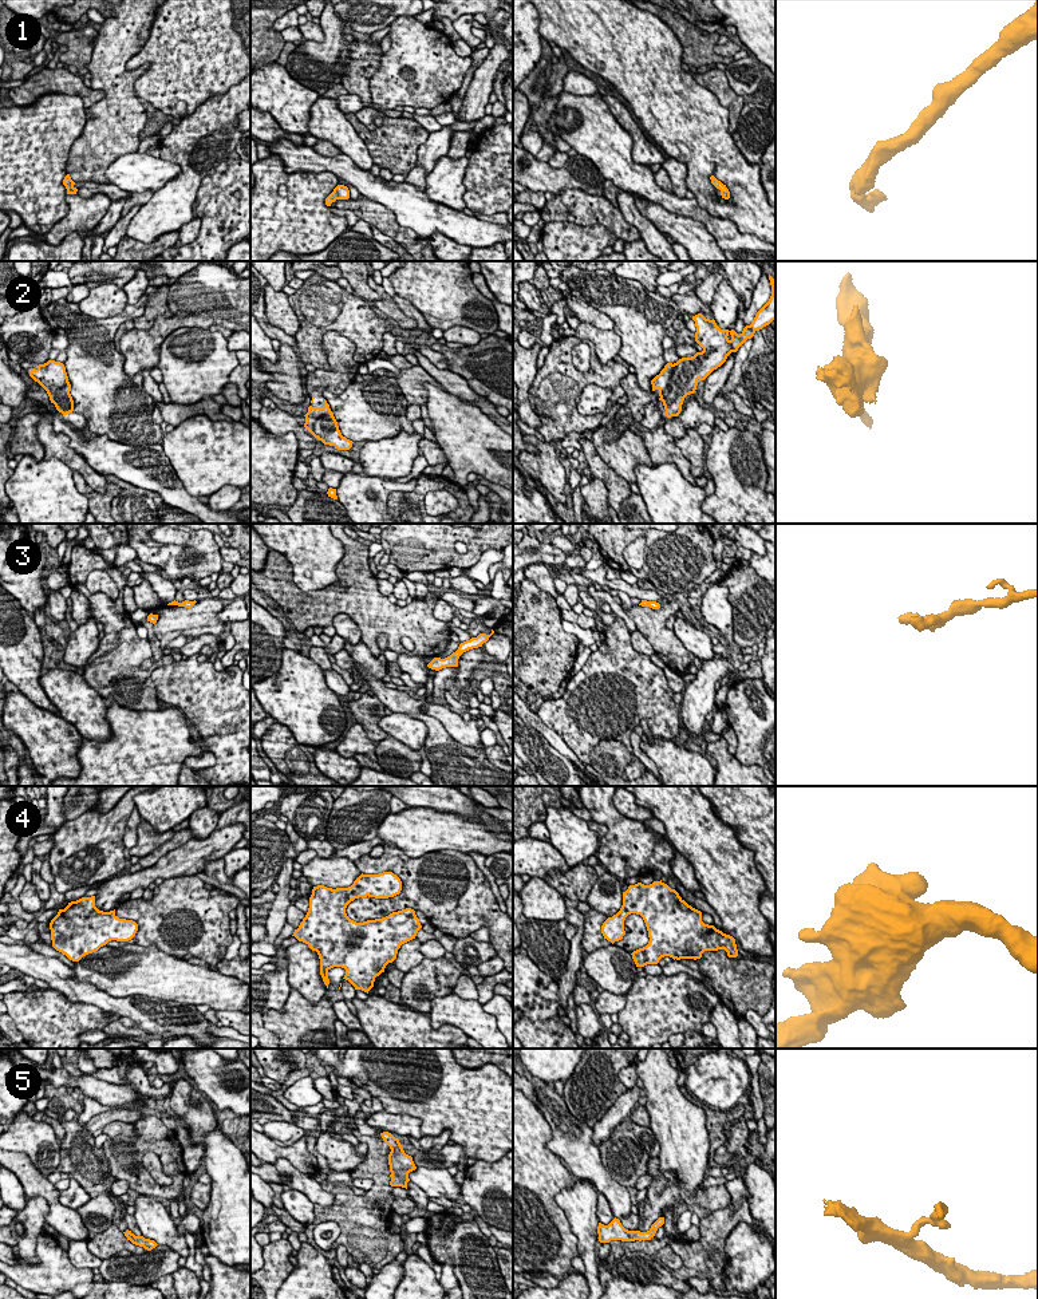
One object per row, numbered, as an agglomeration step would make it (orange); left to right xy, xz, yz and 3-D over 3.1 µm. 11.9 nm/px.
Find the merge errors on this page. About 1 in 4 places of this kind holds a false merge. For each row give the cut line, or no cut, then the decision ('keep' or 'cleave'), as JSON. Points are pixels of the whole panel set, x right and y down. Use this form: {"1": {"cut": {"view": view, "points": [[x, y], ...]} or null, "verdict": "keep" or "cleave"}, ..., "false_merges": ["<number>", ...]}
{"1": {"cut": null, "verdict": "keep"}, "2": {"cut": {"view": "yz", "points": [[677, 363], [669, 385], [659, 395]]}, "verdict": "cleave"}, "3": {"cut": null, "verdict": "keep"}, "4": {"cut": null, "verdict": "keep"}, "5": {"cut": null, "verdict": "keep"}, "false_merges": ["2"]}

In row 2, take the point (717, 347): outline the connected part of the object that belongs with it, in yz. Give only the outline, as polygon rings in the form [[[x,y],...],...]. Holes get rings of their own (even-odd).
[[[770,275],[769,280],[771,285],[769,301],[739,335],[734,329],[721,329],[714,319],[706,319],[702,313],[692,316],[696,327],[695,341],[703,351],[676,362],[668,386],[659,398],[663,402],[667,418],[678,416],[684,398],[695,392],[700,380],[705,380],[714,370],[721,367],[727,356],[737,352],[757,331],[775,320],[775,280]]]

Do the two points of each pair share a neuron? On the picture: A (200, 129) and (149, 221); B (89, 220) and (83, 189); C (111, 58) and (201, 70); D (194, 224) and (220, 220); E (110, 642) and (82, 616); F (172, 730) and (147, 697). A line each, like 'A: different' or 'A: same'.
A: same
B: different
C: different
D: different
E: different
F: different

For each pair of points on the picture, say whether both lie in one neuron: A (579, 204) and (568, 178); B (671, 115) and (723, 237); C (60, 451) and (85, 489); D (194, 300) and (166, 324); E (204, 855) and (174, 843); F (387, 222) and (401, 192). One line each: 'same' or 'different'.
A: different
B: different
C: different
D: same
E: different
F: different

